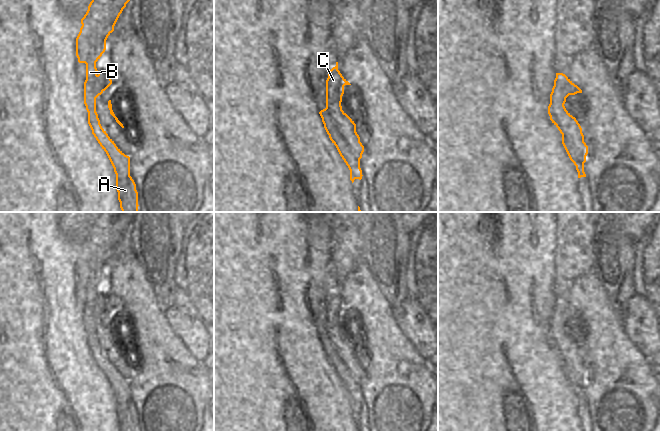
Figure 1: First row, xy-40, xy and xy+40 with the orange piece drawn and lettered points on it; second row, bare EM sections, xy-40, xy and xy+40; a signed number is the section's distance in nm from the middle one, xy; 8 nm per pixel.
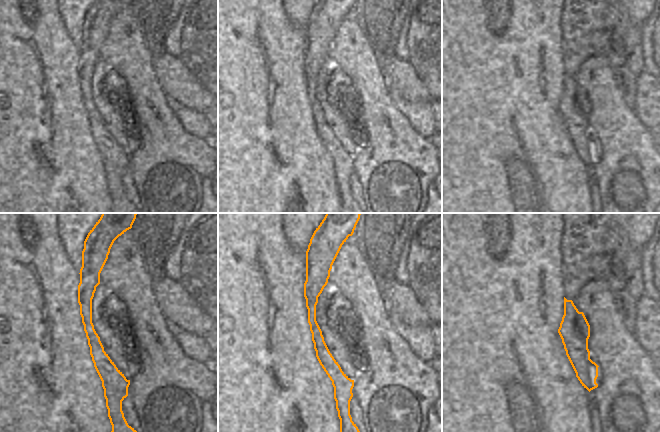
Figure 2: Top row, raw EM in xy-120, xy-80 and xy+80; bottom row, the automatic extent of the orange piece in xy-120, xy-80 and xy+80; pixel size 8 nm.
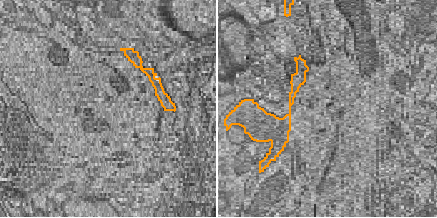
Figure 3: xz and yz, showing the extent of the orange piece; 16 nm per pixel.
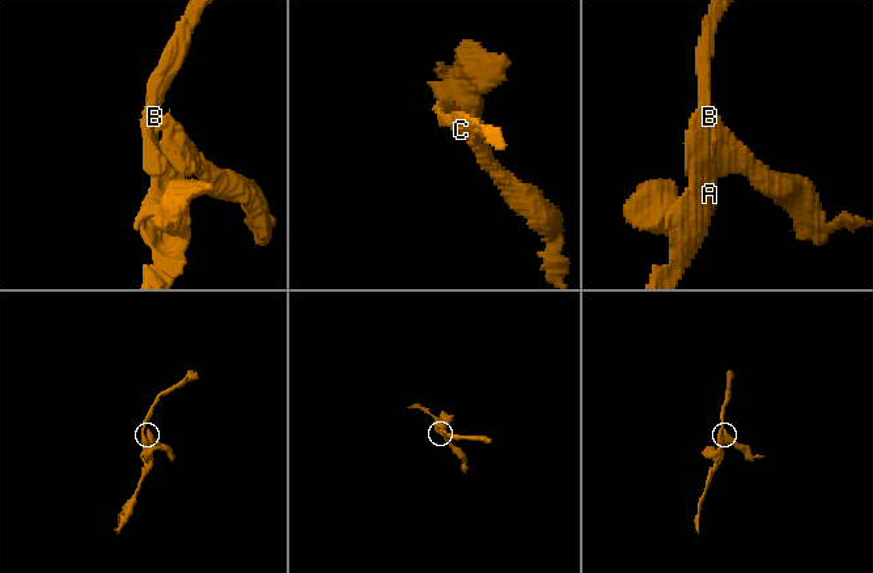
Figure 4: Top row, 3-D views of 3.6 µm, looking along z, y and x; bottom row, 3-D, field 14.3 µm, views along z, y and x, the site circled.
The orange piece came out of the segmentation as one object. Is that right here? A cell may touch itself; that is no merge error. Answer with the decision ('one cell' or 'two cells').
two cells

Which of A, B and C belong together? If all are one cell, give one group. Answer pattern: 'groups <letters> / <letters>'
groups A B / C

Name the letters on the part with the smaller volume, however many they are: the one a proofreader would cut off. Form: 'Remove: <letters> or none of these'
Remove: C

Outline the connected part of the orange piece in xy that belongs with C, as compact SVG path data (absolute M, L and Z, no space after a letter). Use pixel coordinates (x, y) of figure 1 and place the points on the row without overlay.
M338 286L328 296L326 304L326 332L319 336L327 358L339 357L347 366L350 374L362 382L364 370L356 356L356 348L342 334L341 326L344 310L351 309L338 294Z

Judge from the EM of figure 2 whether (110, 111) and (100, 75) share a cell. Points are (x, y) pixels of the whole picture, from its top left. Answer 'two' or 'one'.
one

